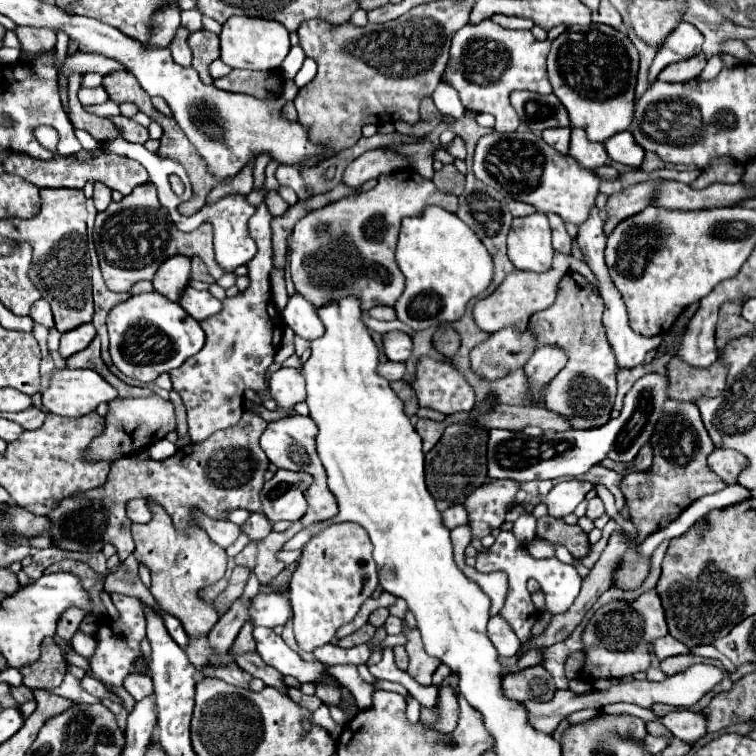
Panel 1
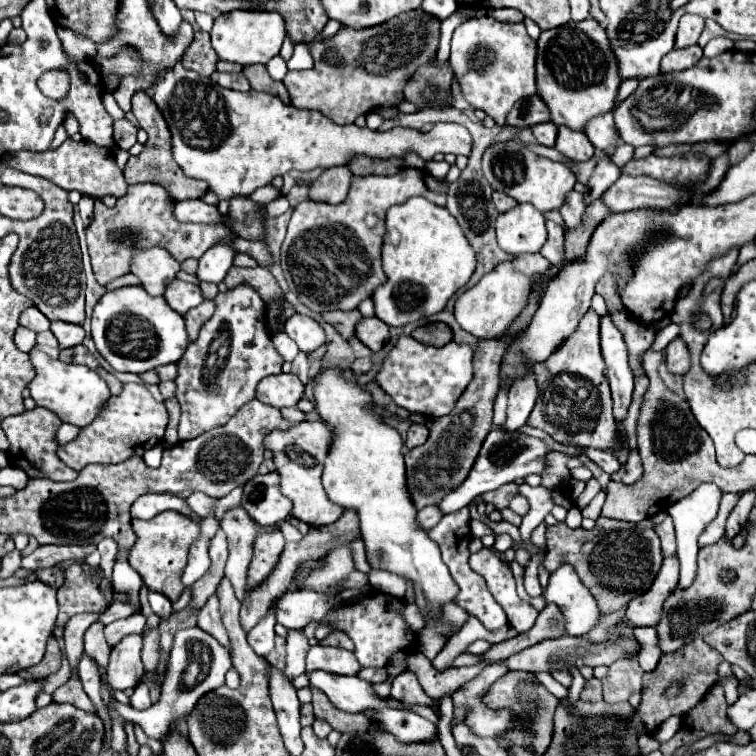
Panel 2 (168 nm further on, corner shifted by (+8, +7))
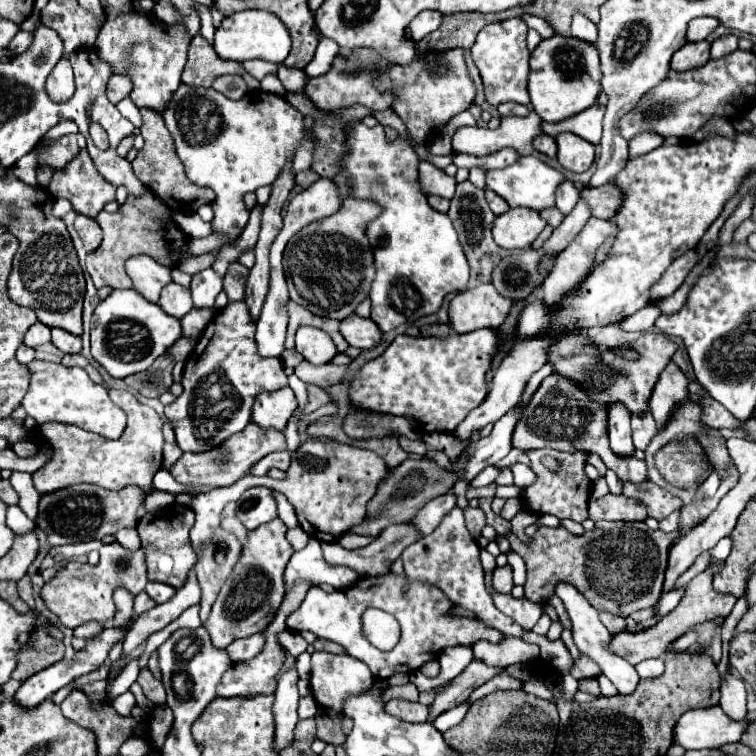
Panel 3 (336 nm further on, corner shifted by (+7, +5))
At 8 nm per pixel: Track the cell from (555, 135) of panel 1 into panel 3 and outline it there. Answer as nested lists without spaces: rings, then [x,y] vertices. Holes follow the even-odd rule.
[[[539,134],[539,138],[535,138],[535,142],[533,142],[533,148],[547,154],[549,158],[555,158],[555,154],[557,154],[557,142],[555,142],[555,138],[551,138],[547,134]]]

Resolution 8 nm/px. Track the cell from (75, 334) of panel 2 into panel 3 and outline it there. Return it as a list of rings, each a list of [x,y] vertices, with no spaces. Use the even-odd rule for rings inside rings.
[[[53,328],[53,336],[51,336],[53,344],[63,350],[65,354],[77,354],[81,352],[81,338],[75,336],[75,334],[67,334],[67,330],[59,330],[59,328]]]

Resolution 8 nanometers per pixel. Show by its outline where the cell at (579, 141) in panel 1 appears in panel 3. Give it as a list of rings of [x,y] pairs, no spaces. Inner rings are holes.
[[[563,132],[557,138],[557,160],[571,172],[585,172],[595,160],[595,146],[571,132]]]

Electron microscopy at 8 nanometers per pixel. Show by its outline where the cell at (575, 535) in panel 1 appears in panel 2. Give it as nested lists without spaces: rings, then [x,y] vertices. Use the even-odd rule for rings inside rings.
[[[598,518],[592,530],[572,530],[564,522],[546,528],[546,558],[544,568],[554,572],[562,564],[574,566],[582,584],[592,592],[602,614],[610,614],[642,596],[654,582],[662,566],[660,538],[654,528],[640,528],[632,522]]]

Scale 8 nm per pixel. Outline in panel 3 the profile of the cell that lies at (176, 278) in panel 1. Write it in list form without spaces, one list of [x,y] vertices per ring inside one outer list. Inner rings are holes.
[[[135,254],[135,258],[127,260],[125,268],[133,280],[133,288],[149,302],[157,302],[163,286],[171,282],[171,270],[147,254]]]

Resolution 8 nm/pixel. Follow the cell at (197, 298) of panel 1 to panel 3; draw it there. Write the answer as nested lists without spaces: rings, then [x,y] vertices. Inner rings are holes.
[[[175,282],[167,284],[163,290],[161,290],[161,298],[159,298],[159,306],[175,316],[175,318],[183,318],[191,308],[193,308],[193,302],[191,302],[191,290],[185,288],[185,286],[179,286]]]

